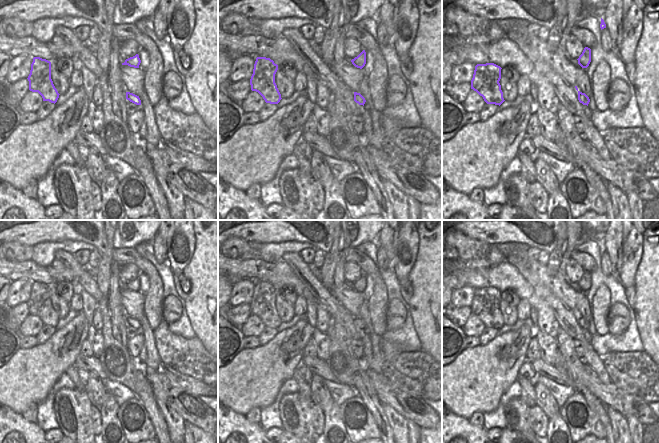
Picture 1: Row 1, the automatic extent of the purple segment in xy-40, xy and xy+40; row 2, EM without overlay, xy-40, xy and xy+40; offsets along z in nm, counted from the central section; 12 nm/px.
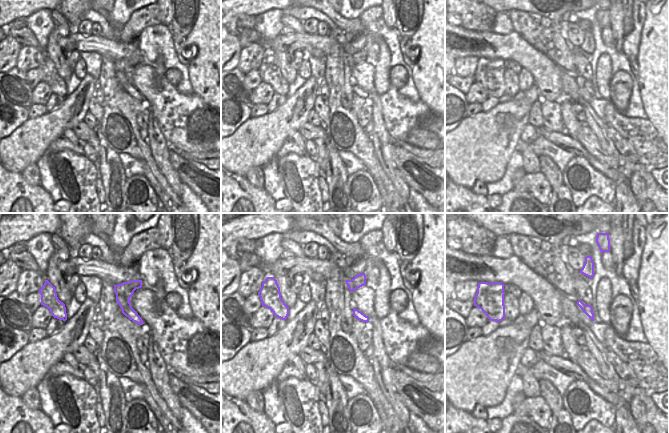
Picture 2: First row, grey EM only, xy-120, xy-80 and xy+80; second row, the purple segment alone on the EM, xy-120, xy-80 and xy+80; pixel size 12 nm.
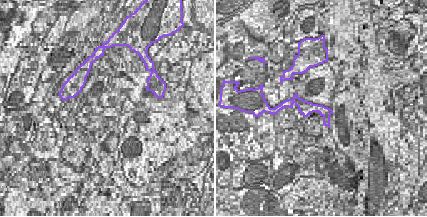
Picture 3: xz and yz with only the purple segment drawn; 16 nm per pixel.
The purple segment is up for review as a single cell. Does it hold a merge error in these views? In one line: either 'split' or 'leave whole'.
leave whole

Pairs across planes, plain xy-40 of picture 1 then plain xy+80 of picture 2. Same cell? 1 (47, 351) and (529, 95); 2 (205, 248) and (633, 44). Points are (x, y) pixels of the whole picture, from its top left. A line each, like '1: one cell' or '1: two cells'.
1: two cells
2: two cells

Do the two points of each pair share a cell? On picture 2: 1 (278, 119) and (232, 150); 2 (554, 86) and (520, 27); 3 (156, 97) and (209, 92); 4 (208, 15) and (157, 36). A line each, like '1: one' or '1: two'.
1: one
2: two
3: two
4: two

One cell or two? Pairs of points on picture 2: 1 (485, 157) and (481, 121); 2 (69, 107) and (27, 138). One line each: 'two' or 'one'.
1: one
2: one

